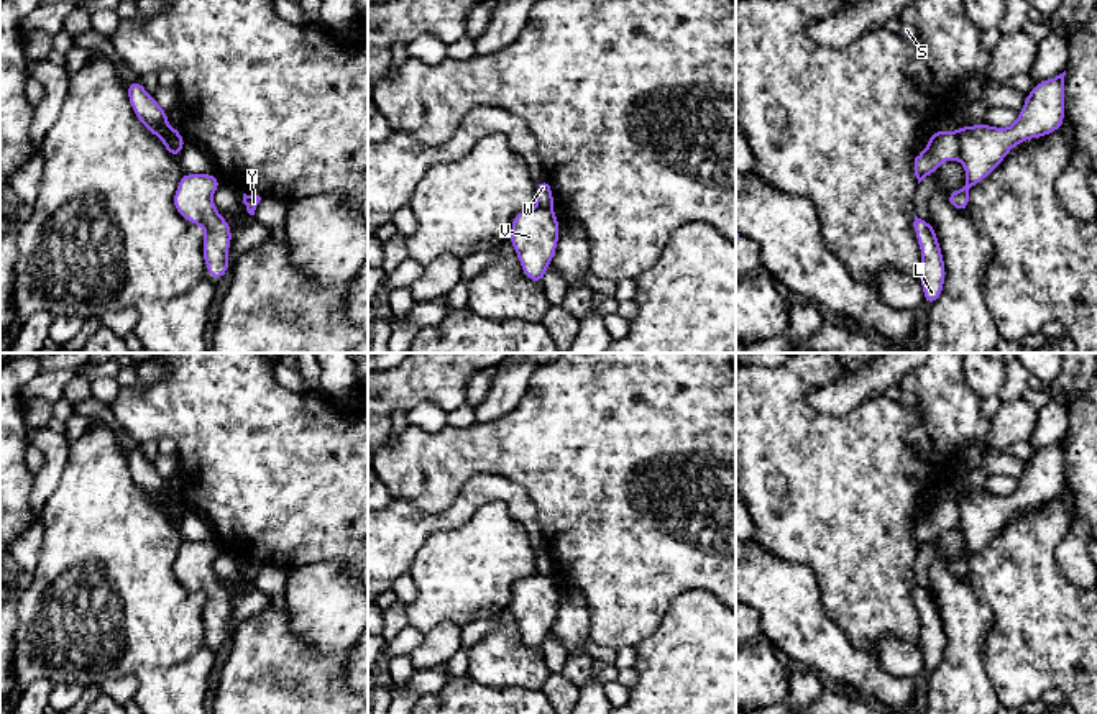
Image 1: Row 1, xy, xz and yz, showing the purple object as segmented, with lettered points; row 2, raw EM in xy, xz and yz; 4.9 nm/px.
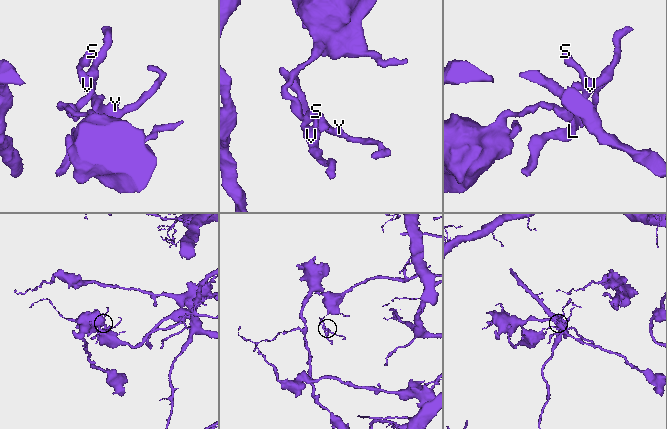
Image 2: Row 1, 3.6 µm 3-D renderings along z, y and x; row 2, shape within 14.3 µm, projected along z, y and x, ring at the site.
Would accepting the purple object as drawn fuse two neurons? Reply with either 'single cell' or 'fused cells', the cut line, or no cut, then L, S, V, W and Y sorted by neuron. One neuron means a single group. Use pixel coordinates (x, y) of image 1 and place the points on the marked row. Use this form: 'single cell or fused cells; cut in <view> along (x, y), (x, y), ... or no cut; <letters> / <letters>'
fused cells; cut in yz along (954, 132), (959, 158); L S V Y / W

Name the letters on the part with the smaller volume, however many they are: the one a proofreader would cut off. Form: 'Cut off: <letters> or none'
Cut off: L, S, V, Y

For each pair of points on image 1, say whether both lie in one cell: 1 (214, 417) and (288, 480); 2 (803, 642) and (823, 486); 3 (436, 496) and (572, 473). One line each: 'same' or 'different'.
1: same
2: different
3: same

